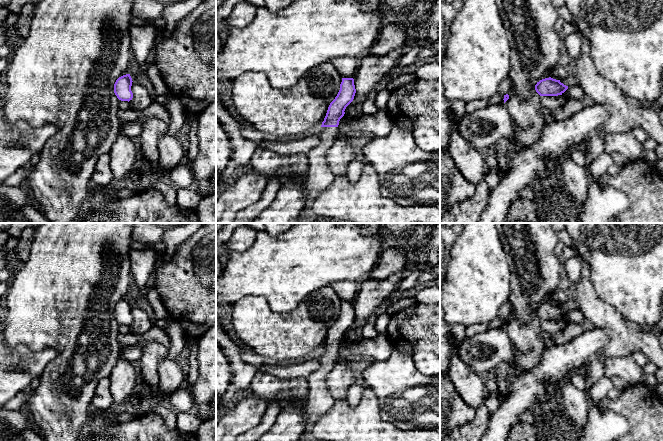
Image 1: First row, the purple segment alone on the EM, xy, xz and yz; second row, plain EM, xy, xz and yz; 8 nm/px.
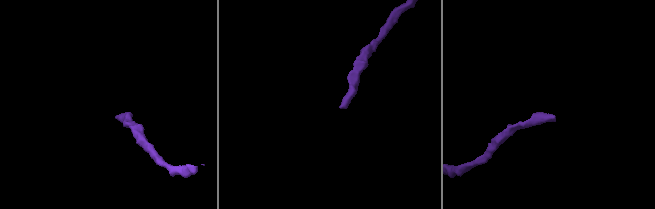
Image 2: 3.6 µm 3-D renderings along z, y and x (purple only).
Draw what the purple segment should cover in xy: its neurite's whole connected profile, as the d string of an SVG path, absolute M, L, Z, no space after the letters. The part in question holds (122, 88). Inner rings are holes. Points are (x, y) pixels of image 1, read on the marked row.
M130 74L119 77L114 84L114 93L121 101L130 101L133 98L131 91L132 78Z

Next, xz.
M342 78L340 90L330 103L319 133L320 143L307 154L309 168L306 173L305 189L307 202L300 212L298 223L343 223L329 217L318 216L312 209L314 200L334 181L335 175L330 171L326 152L335 141L340 119L346 107L353 101L356 93L354 79Z

